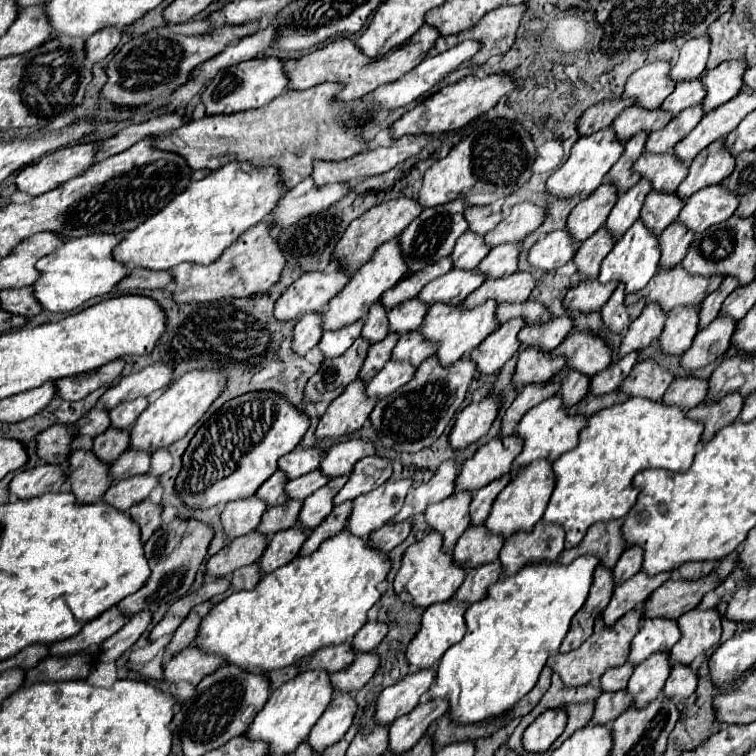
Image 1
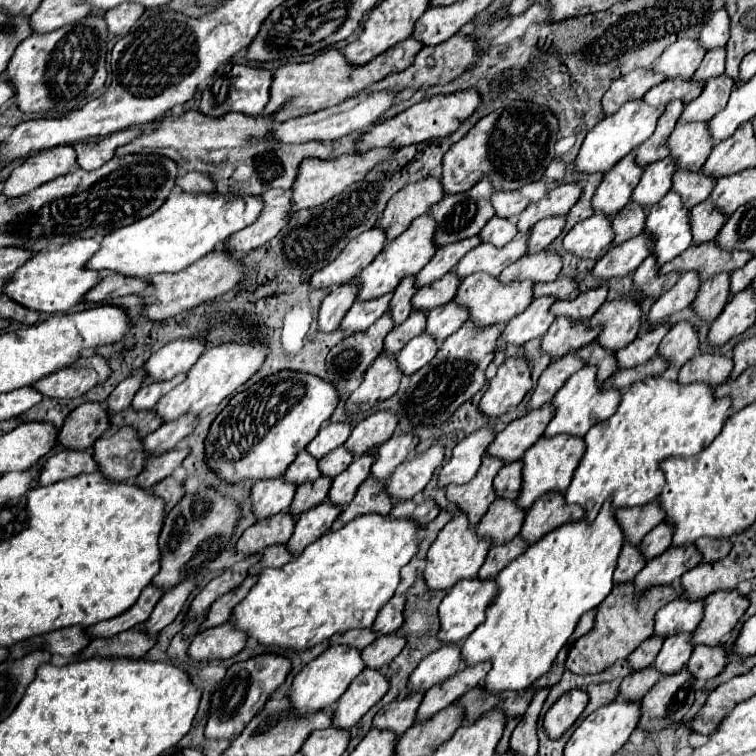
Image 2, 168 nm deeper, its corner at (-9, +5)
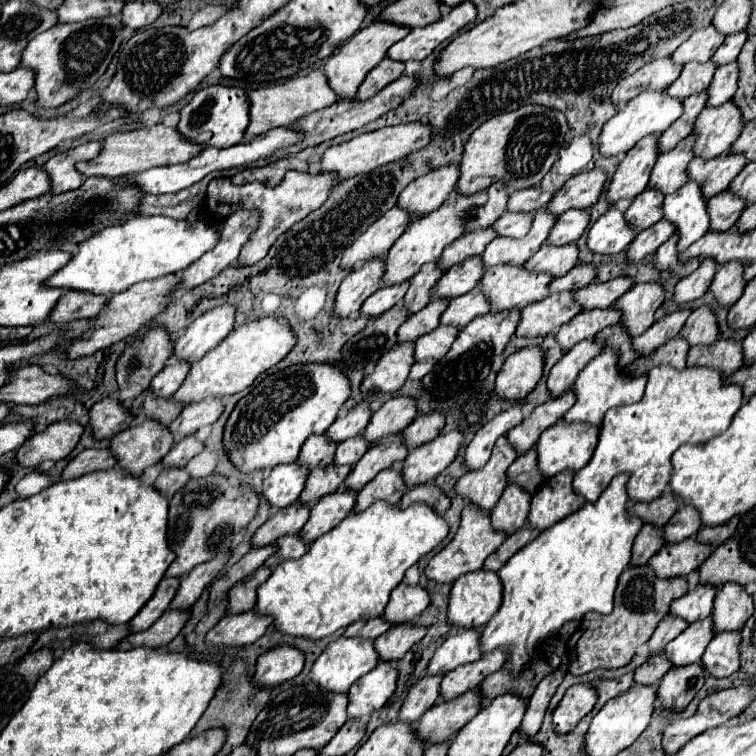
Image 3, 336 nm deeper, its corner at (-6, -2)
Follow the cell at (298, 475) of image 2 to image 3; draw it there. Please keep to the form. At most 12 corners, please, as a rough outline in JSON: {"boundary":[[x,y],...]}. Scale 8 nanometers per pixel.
{"boundary":[[326,434],[310,436],[298,460],[312,470],[334,460],[336,444]]}

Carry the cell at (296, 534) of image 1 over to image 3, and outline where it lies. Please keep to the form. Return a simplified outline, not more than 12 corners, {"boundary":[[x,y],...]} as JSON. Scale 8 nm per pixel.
{"boundary":[[336,490],[312,506],[300,532],[310,544],[354,510],[354,490]]}

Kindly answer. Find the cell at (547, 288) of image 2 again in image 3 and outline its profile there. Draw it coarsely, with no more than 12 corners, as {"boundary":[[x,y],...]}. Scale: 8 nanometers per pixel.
{"boundary":[[594,264],[554,278],[550,292],[576,292],[596,278]]}

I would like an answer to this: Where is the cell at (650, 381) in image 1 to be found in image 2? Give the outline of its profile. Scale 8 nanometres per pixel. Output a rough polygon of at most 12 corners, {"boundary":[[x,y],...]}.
{"boundary":[[679,323],[663,337],[657,355],[681,369],[697,351],[697,333]]}

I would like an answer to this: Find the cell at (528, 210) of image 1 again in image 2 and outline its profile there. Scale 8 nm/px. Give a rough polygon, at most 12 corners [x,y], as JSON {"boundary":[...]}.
{"boundary":[[559,185],[517,217],[527,233],[545,217],[567,215],[581,195],[579,185]]}

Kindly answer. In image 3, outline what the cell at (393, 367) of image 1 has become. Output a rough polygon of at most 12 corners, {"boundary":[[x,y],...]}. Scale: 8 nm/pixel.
{"boundary":[[438,326],[416,340],[416,360],[442,358],[458,326]]}

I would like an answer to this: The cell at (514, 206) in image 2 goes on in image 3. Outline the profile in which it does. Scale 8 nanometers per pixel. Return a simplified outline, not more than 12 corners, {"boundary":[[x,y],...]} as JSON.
{"boundary":[[538,186],[518,190],[508,200],[510,212],[536,212],[554,192]]}

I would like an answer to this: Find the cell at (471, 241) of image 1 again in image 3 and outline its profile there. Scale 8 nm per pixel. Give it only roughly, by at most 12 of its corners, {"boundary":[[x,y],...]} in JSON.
{"boundary":[[506,212],[492,224],[498,236],[528,234],[532,214]]}

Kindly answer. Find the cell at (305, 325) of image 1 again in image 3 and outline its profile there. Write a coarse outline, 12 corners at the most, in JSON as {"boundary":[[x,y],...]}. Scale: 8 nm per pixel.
{"boundary":[[386,258],[352,270],[336,294],[336,314],[356,316],[378,288]]}

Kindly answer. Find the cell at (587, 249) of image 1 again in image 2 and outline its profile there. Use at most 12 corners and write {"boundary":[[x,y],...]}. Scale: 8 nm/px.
{"boundary":[[625,205],[613,219],[613,243],[621,245],[643,231],[645,209]]}

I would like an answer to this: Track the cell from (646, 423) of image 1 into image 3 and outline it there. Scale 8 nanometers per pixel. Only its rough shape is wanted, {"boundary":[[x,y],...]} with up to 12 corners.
{"boundary":[[652,368],[606,412],[574,490],[628,472],[630,500],[668,486],[672,454],[722,434],[742,388],[716,368]]}

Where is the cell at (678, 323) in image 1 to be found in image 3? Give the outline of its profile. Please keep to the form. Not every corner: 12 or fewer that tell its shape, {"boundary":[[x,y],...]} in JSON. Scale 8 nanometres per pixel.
{"boundary":[[740,260],[718,268],[710,290],[730,306],[746,286]]}

